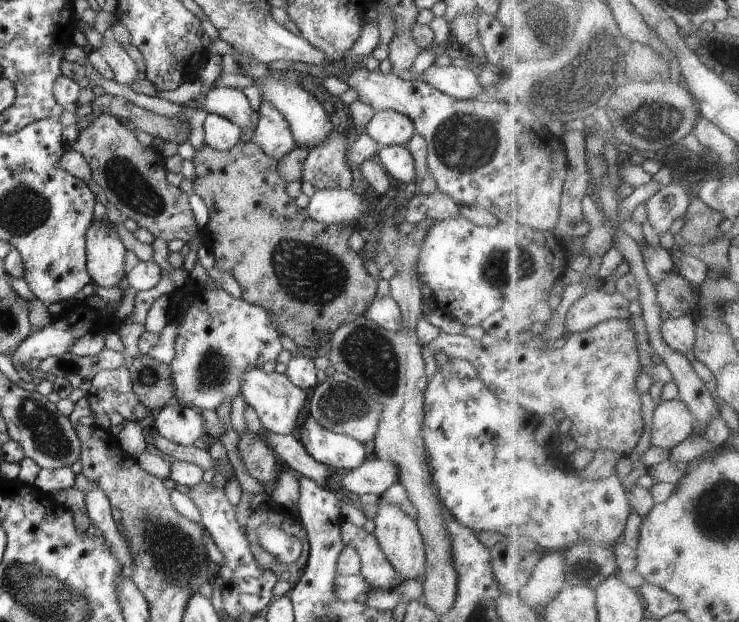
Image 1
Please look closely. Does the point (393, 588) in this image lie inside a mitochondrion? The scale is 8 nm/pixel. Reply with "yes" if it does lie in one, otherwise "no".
no

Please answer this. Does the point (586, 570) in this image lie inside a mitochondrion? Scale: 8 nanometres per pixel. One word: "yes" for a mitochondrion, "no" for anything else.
yes

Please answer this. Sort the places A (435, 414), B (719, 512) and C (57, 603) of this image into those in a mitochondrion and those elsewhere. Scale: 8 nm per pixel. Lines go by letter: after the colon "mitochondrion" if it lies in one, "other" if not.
A: other
B: mitochondrion
C: mitochondrion

